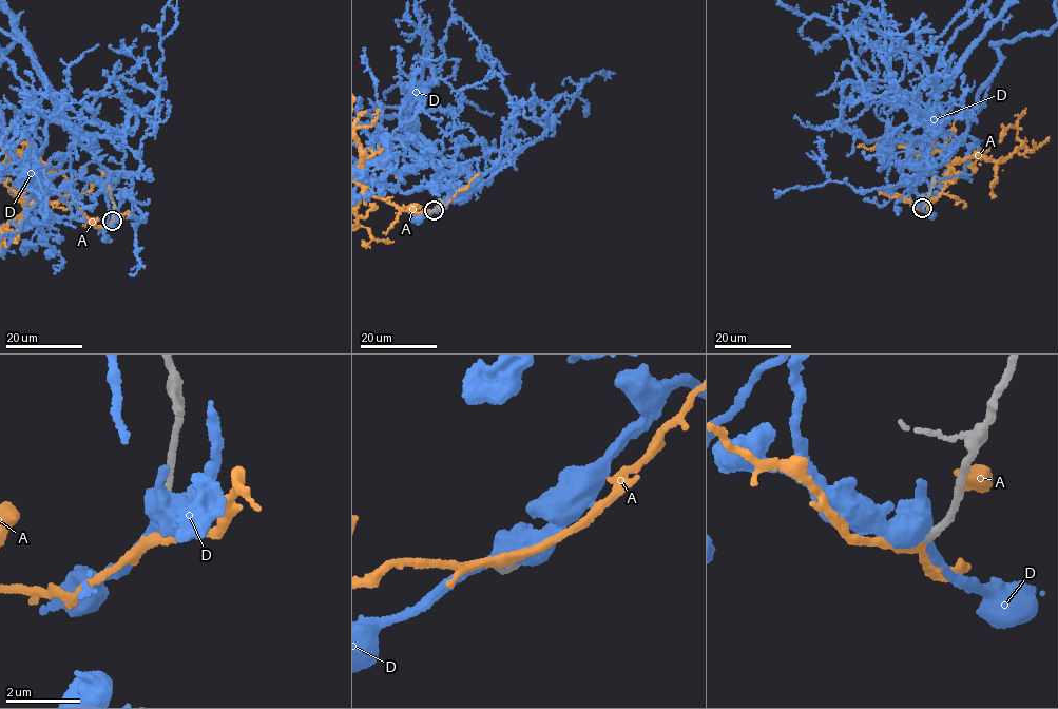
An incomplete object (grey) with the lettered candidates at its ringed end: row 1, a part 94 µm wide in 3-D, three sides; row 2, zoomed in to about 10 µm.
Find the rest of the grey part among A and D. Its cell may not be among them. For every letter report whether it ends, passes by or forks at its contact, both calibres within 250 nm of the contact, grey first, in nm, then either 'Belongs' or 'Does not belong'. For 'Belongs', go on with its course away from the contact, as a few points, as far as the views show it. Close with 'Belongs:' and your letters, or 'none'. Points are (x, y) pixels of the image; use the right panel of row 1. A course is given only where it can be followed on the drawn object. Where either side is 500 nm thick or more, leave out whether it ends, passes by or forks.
A: It passes by. Thickness 200 nm (grey) against 260 nm. Does not belong
D: It forks there. Thickness 220 nm (grey) against 440 nm. Does not belong
Belongs: none

